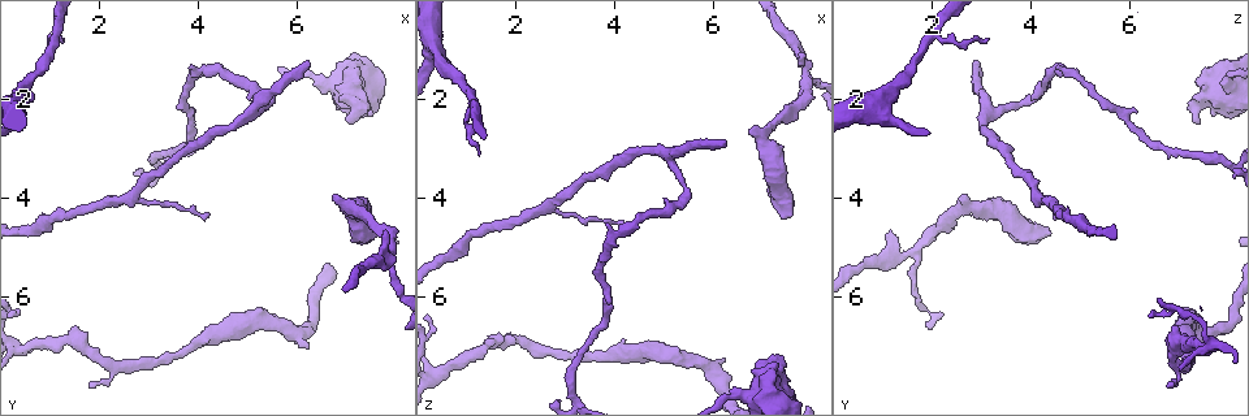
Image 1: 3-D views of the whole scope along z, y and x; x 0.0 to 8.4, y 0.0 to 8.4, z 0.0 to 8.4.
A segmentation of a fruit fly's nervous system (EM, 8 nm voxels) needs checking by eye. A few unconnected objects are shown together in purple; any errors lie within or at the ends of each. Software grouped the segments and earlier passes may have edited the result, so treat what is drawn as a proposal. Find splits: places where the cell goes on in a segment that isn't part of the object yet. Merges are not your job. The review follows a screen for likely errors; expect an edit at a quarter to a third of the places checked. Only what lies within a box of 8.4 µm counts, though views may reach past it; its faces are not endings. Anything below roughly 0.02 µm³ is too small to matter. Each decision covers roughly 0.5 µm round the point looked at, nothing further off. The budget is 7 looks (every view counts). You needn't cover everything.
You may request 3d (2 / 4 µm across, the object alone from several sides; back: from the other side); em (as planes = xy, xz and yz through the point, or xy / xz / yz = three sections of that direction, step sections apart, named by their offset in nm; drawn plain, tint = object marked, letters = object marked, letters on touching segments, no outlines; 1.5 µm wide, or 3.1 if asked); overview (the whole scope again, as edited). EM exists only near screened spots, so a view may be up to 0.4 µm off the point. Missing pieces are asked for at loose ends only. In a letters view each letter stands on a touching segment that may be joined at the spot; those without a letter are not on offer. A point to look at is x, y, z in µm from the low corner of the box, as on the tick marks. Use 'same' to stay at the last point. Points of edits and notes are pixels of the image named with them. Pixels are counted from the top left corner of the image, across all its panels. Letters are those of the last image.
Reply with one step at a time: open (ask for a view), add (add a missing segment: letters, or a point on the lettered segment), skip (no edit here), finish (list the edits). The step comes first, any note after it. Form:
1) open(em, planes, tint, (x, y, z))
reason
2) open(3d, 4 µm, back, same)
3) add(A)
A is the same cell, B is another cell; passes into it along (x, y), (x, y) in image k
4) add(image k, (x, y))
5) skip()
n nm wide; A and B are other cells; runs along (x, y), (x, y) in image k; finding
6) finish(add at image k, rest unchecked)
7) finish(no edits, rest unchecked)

open(em, planes, letters, (1.85, 7.85, 6.75))
free end

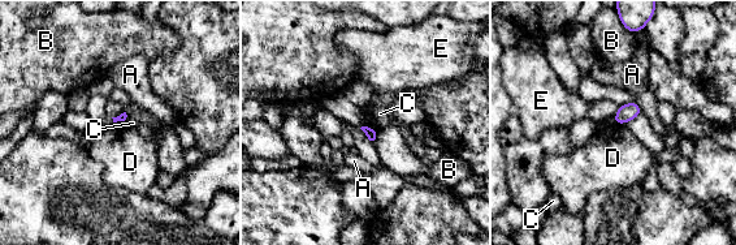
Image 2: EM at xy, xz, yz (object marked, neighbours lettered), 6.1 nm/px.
skip()
A, B, C, D and E are other cells; no lettered segment goes on from it

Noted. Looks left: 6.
open(em, planes, letters, (7.25, 1.70, 7.30))
stops while still wide

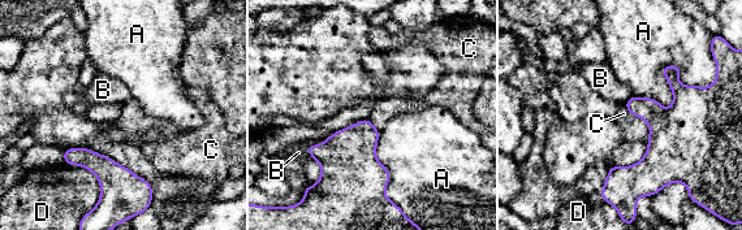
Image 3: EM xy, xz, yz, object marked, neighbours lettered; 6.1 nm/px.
skip()
A, B, C and D are other cells; runs along (674, 68), (673, 139), (608, 191) in image 3; none of them fits

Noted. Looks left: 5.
open(3d, 4 µm, (6.25, 1.25, 2.90))
free end

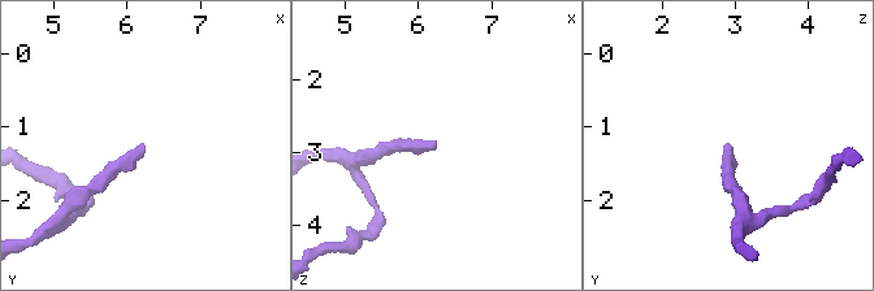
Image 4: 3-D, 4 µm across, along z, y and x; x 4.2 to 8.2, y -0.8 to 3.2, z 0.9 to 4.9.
open(em, xy, step 4, tint, (6.20, 1.25, 2.85))

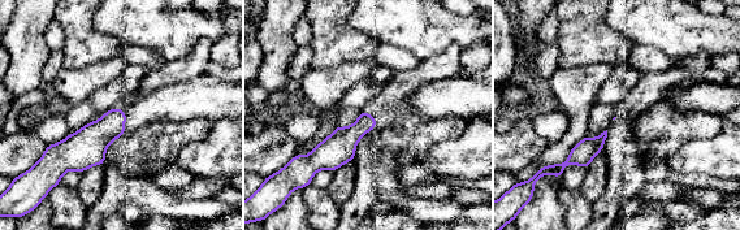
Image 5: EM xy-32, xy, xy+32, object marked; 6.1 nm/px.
open(em, planes, letters, same)

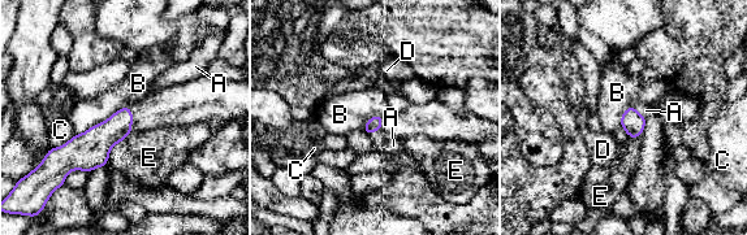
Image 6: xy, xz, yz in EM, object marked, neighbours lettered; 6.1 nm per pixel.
add(A)
A is the same cell, B, C, D and E are other cells; it goes on there

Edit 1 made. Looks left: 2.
finish(add at image 6, rest unchecked)

